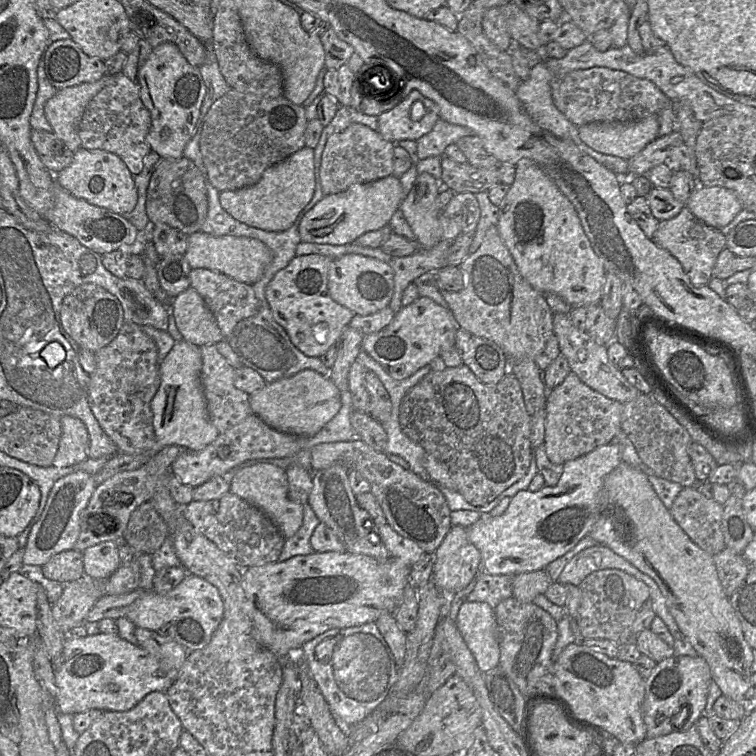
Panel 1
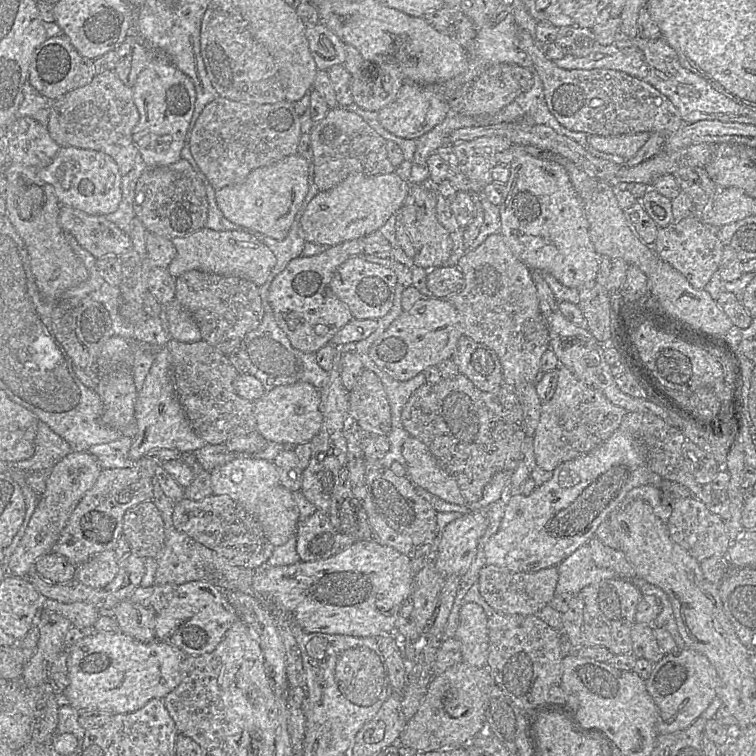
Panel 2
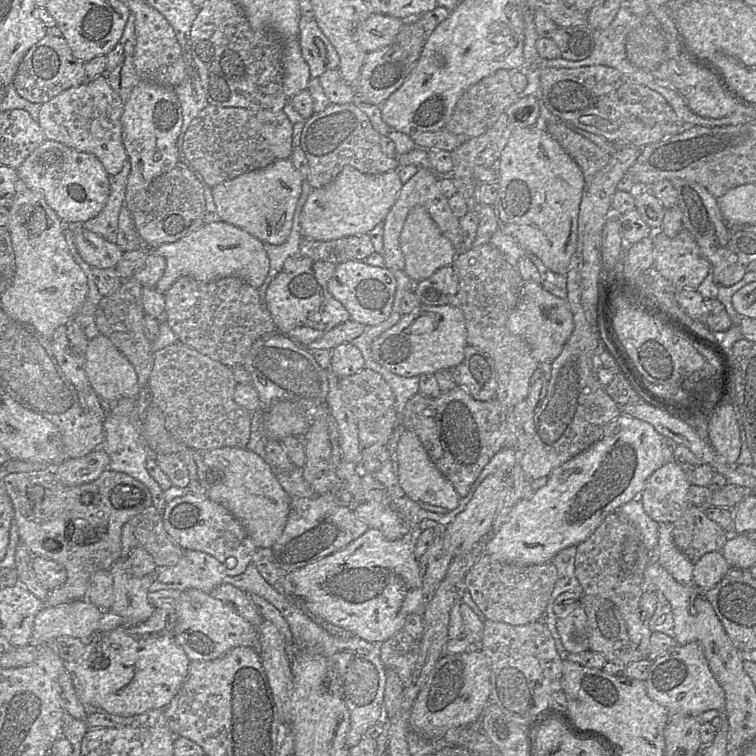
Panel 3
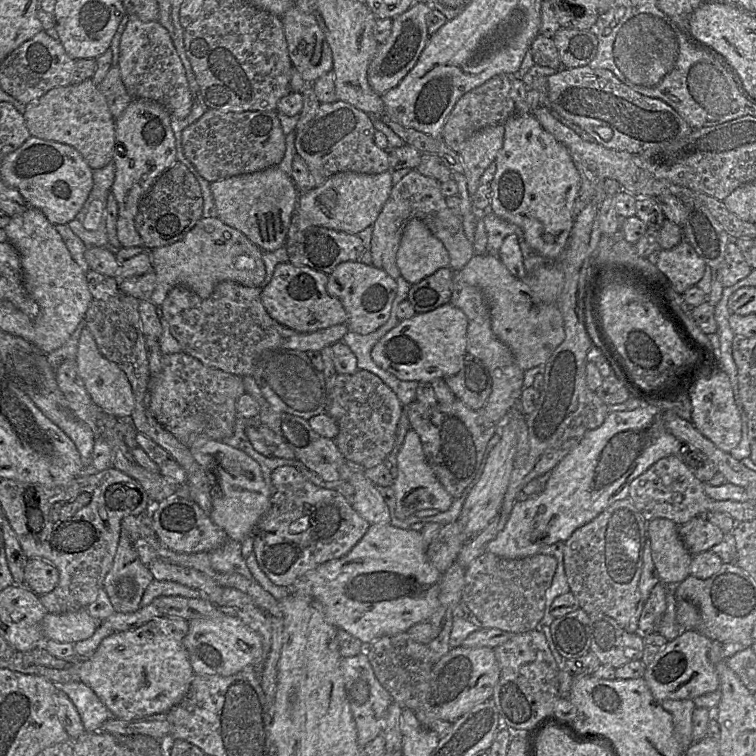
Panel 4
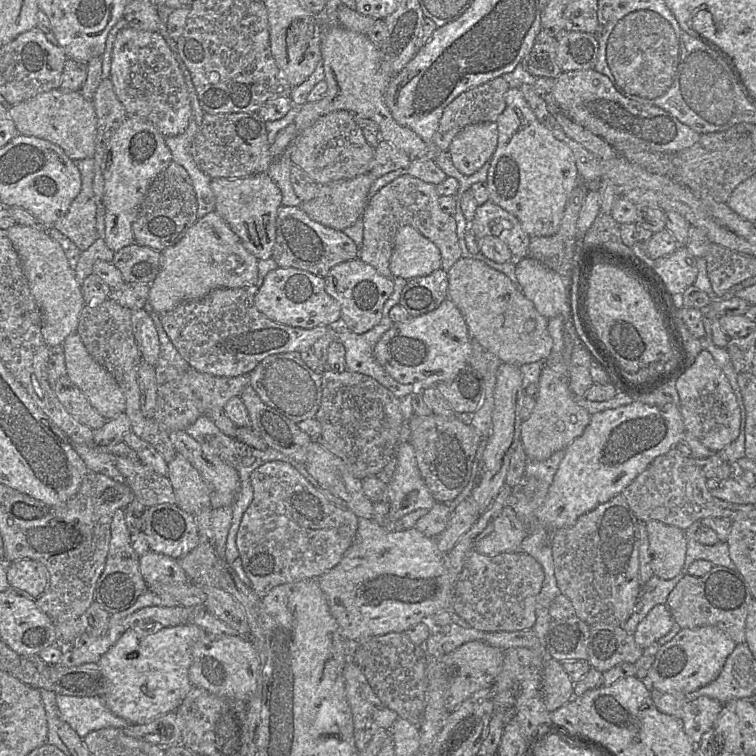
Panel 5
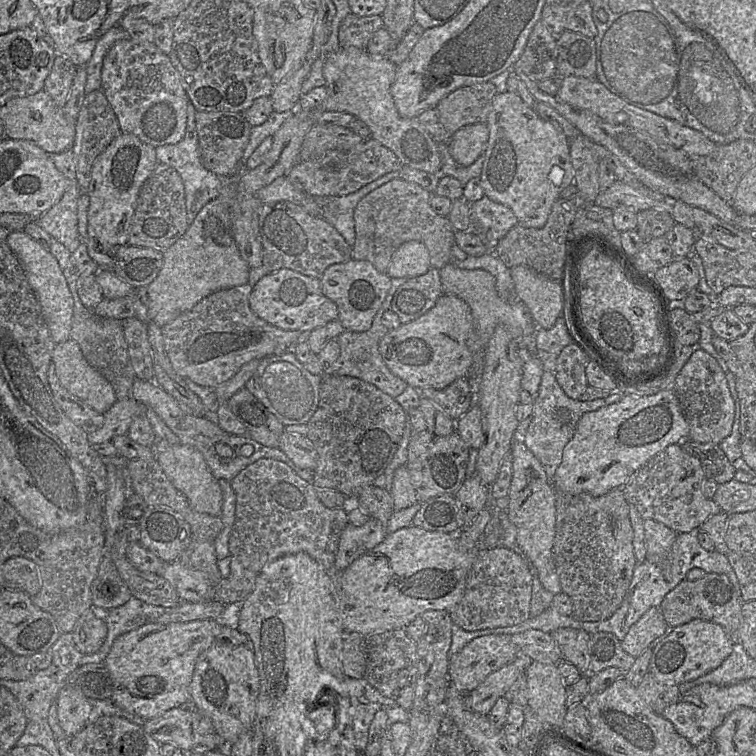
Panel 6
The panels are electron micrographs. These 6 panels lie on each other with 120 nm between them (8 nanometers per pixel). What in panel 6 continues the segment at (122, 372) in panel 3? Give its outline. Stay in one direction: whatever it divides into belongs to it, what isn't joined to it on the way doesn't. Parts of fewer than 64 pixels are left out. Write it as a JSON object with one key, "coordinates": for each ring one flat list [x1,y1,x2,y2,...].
{"coordinates":[[71,338,55,344,52,363,61,386,95,411,105,414,116,402,109,381,87,362]]}

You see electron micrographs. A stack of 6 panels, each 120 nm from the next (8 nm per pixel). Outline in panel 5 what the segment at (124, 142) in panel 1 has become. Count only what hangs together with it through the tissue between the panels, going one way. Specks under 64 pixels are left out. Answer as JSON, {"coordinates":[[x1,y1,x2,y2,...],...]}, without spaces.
{"coordinates":[[58,88,43,92,9,106,8,114,19,134,35,136,58,145,73,161,93,158,97,118,92,100,86,100,80,91,69,92]]}

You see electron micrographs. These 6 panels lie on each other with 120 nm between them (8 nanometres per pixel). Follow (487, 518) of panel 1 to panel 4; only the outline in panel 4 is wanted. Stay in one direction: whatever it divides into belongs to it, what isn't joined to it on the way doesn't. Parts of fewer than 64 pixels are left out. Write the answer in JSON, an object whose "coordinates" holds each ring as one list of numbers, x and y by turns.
{"coordinates":[[653,405,630,411,609,412,603,424,586,432,580,442,551,471,541,493,514,503,505,527,487,543,486,551,502,558,516,559,540,554,543,546,558,541,565,542,576,529,593,520,614,502,628,498,631,482,661,458,677,455,681,444,680,440,666,430,664,411]]}

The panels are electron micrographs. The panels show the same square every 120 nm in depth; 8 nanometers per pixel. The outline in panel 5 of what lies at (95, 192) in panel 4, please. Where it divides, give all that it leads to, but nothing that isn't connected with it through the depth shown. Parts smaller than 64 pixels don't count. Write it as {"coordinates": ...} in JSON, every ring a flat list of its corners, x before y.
{"coordinates":[[74,161,81,175,81,189,66,214,52,227,69,238,81,251,86,250,97,238,96,203,93,192,94,161]]}

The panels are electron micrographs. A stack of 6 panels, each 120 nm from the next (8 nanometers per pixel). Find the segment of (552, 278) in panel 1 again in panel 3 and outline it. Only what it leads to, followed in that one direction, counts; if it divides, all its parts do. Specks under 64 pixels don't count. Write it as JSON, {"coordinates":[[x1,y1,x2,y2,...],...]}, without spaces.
{"coordinates":[[543,127,515,130,498,161,499,192,495,204,499,228,513,236,547,268,566,275,577,250,578,214,586,181,580,167]]}

